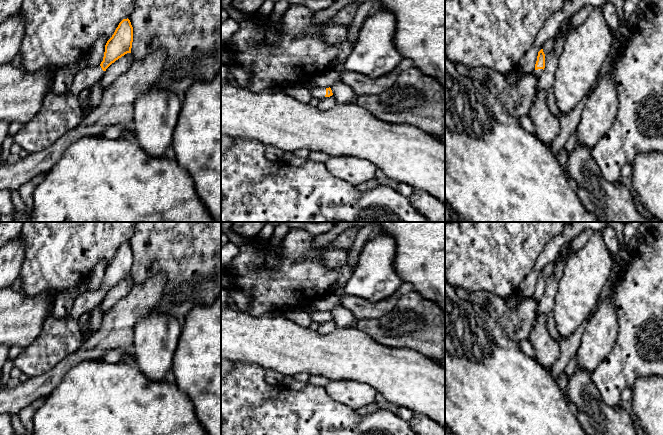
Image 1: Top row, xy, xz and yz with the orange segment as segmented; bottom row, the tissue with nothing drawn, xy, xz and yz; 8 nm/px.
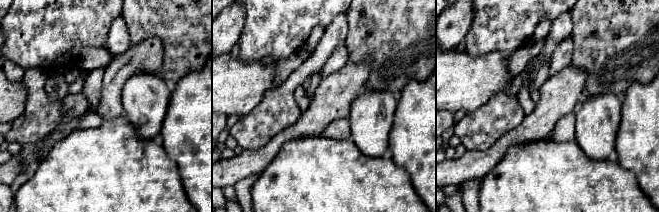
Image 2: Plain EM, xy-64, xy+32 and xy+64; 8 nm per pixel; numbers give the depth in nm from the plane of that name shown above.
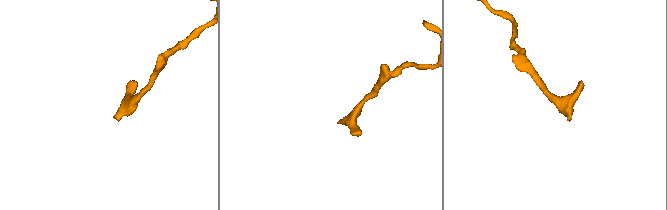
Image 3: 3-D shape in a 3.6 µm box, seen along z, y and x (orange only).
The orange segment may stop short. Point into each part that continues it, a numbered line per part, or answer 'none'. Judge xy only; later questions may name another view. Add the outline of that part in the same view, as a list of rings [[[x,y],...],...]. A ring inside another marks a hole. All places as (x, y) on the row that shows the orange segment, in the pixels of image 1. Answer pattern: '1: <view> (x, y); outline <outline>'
1: xy (59, 114); outline [[[87,66],[77,73],[67,93],[57,95],[48,90],[38,113],[13,137],[14,143],[29,154],[36,153],[78,126],[86,116],[78,96],[83,89],[98,82],[104,73],[101,66]]]

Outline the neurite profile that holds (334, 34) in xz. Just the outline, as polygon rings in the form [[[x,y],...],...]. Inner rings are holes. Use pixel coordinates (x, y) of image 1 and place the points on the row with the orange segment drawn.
[[[328,24],[322,31],[322,36],[328,45],[338,45],[347,40],[347,27],[338,24]]]

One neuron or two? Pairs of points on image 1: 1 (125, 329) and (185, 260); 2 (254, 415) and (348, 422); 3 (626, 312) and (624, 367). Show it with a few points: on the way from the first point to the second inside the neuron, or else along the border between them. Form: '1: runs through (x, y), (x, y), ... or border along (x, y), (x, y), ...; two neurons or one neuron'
1: border along (163, 272), (165, 287), (162, 297), (157, 304); two neurons
2: runs through (277, 422), (325, 422); one neuron
3: runs through (626, 326), (626, 353); one neuron

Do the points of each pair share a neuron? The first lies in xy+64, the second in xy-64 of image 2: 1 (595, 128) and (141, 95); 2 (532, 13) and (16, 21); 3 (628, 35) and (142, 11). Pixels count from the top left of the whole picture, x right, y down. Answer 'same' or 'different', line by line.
1: same
2: same
3: same

